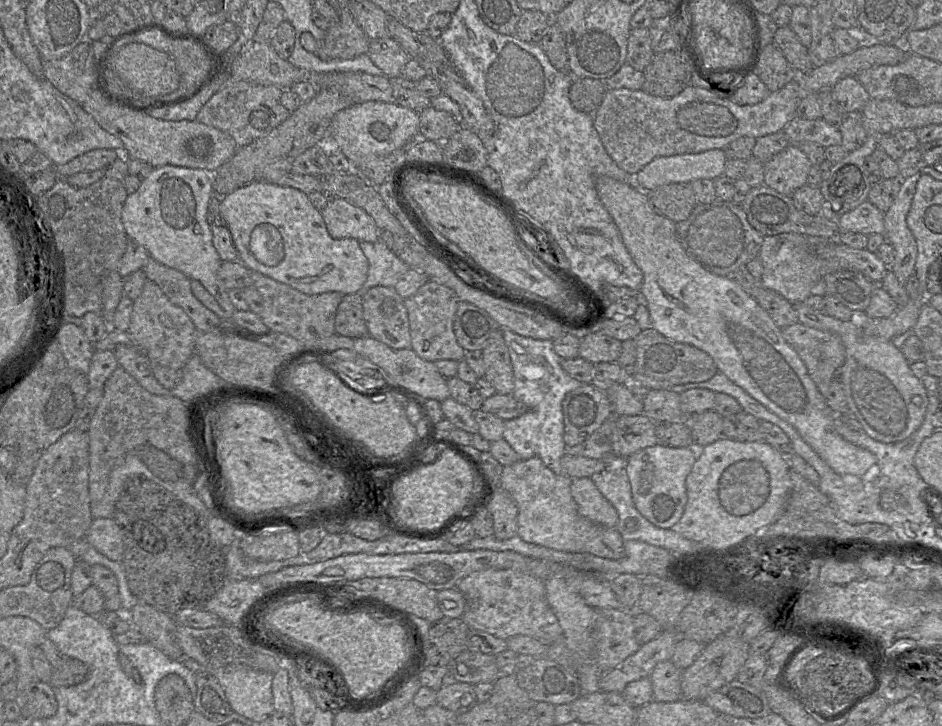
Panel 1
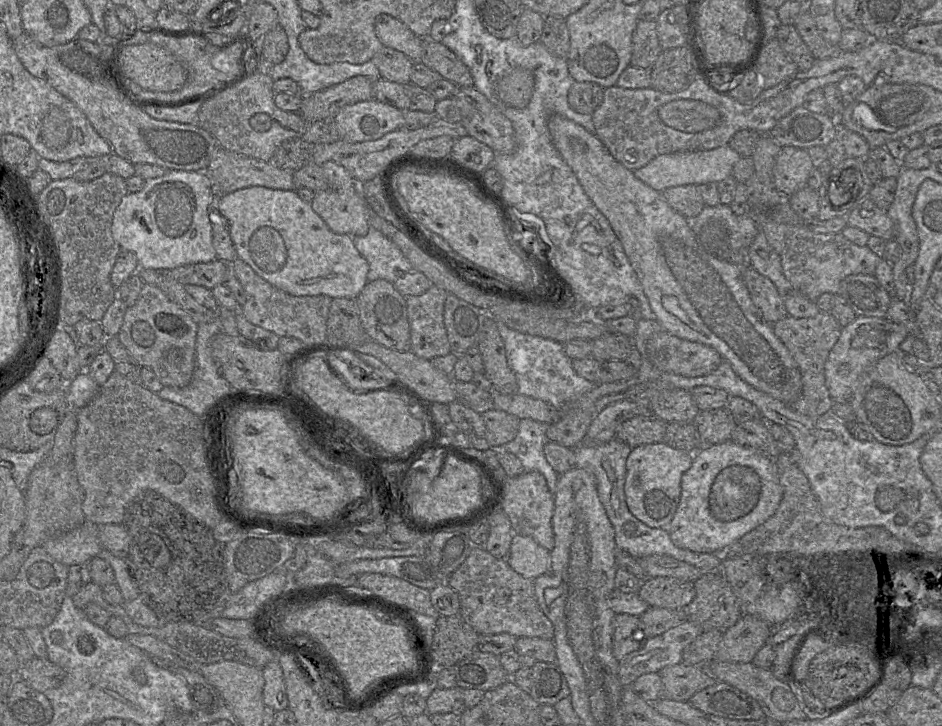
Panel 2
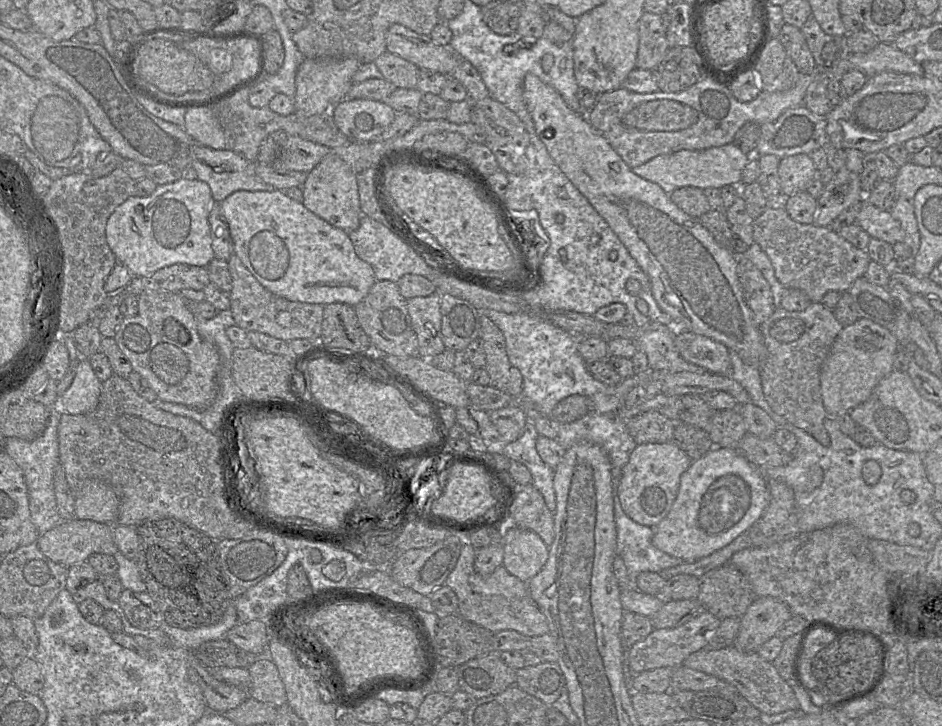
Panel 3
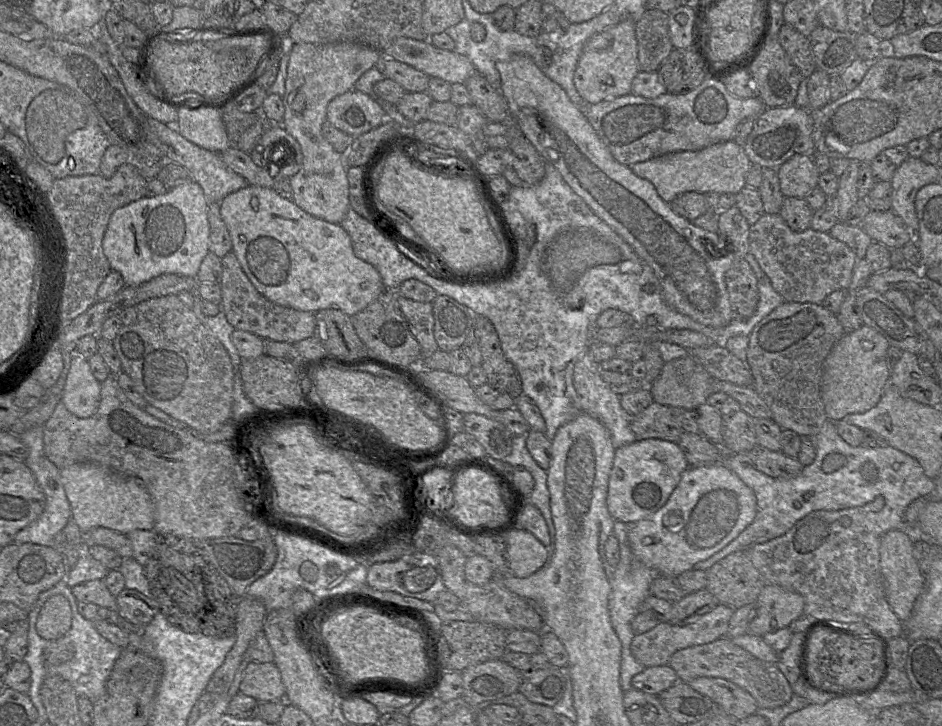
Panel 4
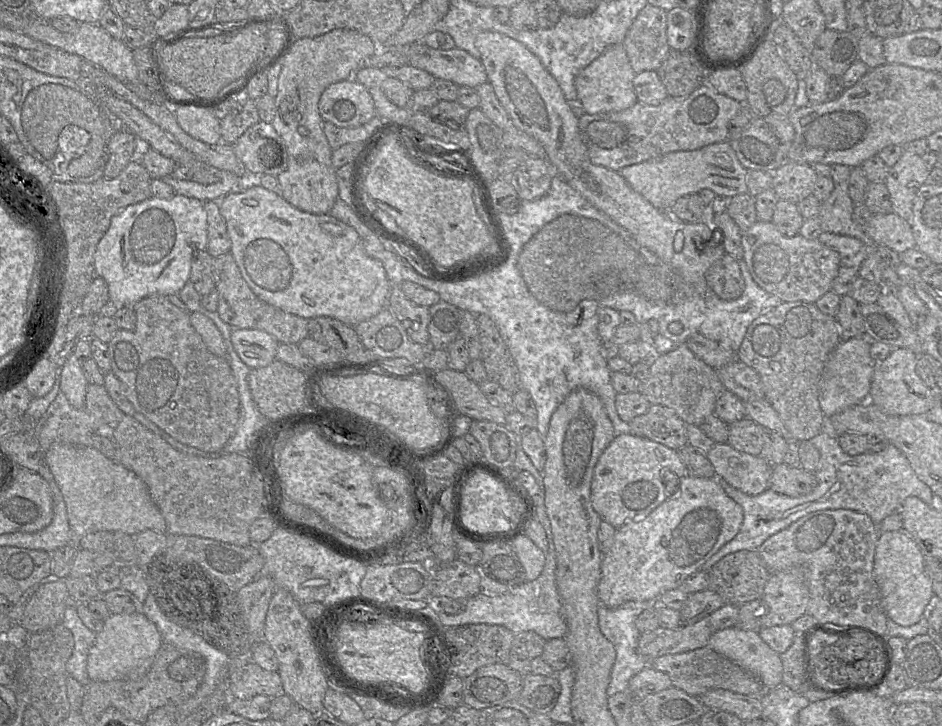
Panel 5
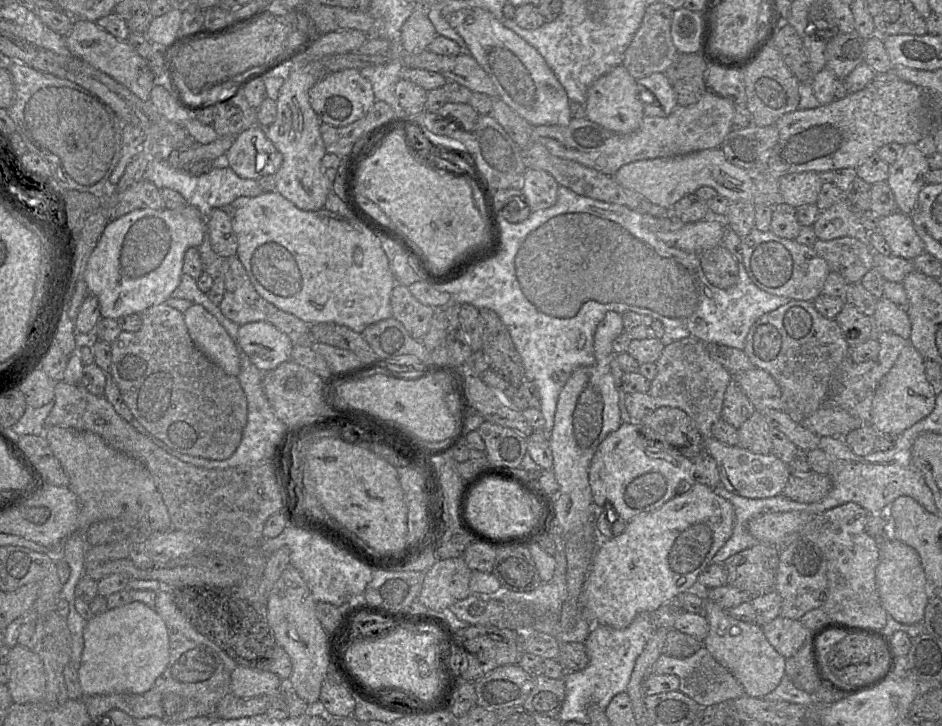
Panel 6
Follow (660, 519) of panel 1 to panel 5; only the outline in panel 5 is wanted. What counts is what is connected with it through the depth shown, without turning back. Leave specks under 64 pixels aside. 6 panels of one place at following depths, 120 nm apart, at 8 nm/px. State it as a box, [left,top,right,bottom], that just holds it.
[590,434,688,529]

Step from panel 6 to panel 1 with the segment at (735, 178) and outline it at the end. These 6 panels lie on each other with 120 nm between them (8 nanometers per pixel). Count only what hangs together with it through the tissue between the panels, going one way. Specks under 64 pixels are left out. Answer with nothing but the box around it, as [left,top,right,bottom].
[635,149,727,192]

